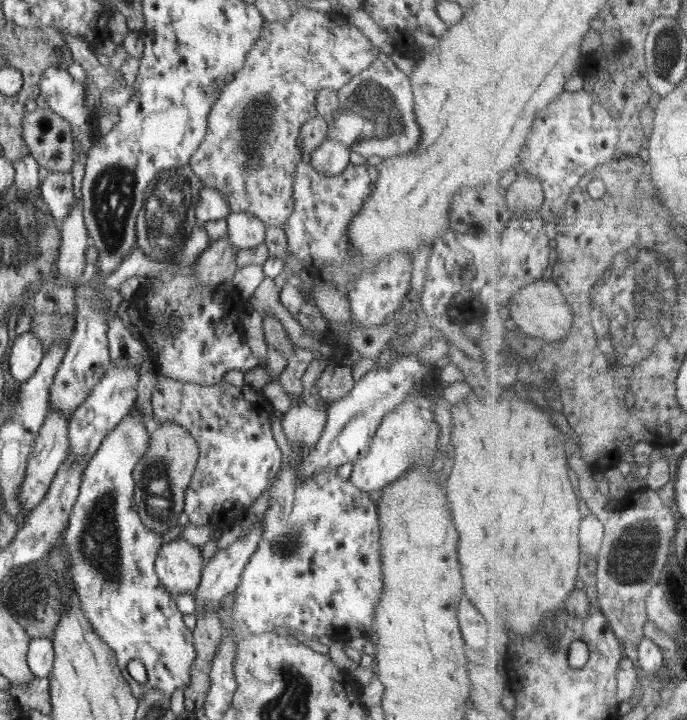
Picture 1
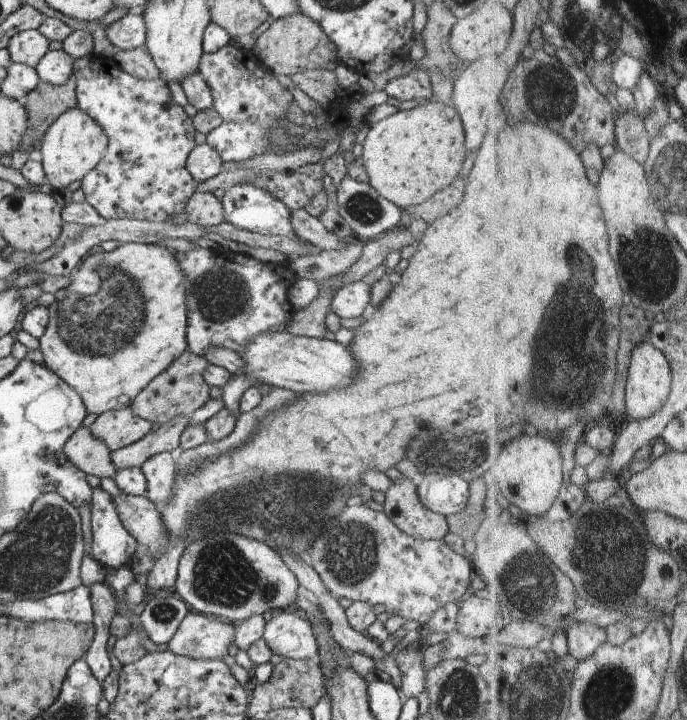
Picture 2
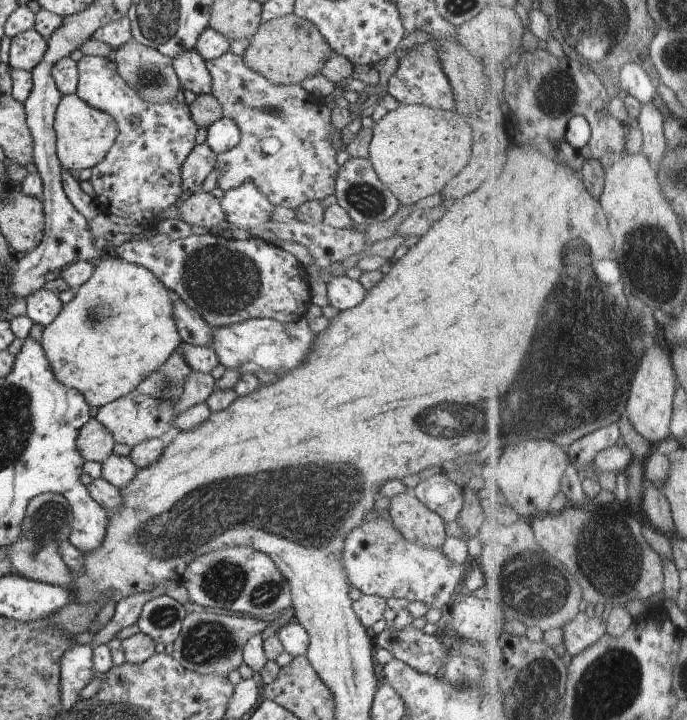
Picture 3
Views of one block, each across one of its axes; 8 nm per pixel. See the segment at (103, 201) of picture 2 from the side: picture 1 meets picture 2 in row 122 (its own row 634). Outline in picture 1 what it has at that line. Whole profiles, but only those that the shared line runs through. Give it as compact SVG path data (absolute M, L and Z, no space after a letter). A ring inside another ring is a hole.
M136 401L129 415L105 436L85 467L77 500L63 533L63 551L69 562L83 613L95 633L115 652L121 674L131 686L132 695L139 700L155 688L166 696L171 696L178 688L185 689L191 681L191 668L197 652L193 631L182 621L183 615L176 606L174 596L163 586L155 571L155 558L163 545L162 535L147 528L138 516L135 505L136 483L132 473L136 463L144 456L149 439L146 425L136 416L135 409ZM130 660L140 660L146 668L148 681L144 685L128 674L126 665Z

